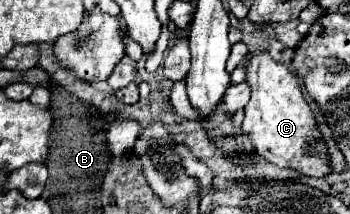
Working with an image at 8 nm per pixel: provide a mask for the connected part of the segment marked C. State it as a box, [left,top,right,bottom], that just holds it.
[242,52,332,176]

